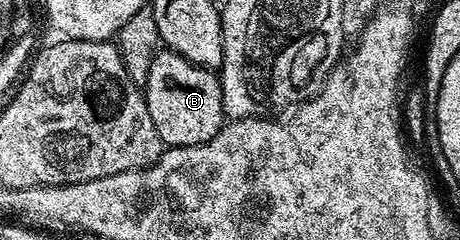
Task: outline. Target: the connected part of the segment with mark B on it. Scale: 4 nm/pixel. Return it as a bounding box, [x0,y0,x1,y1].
[144,49,224,147]

